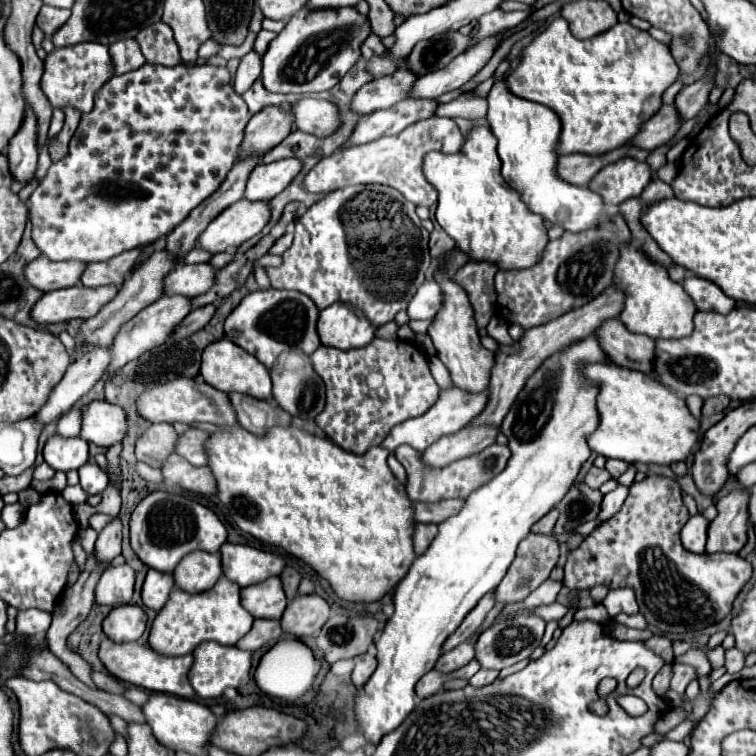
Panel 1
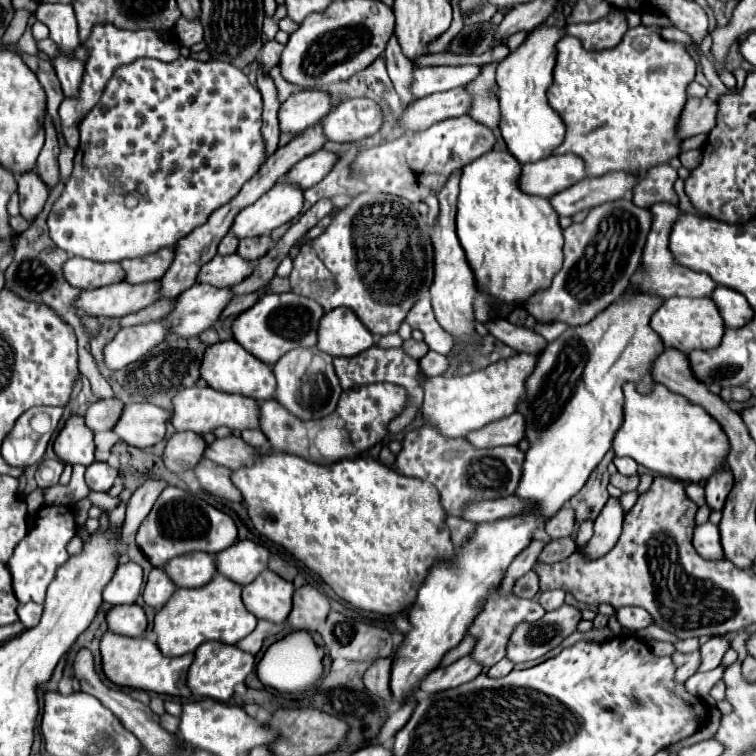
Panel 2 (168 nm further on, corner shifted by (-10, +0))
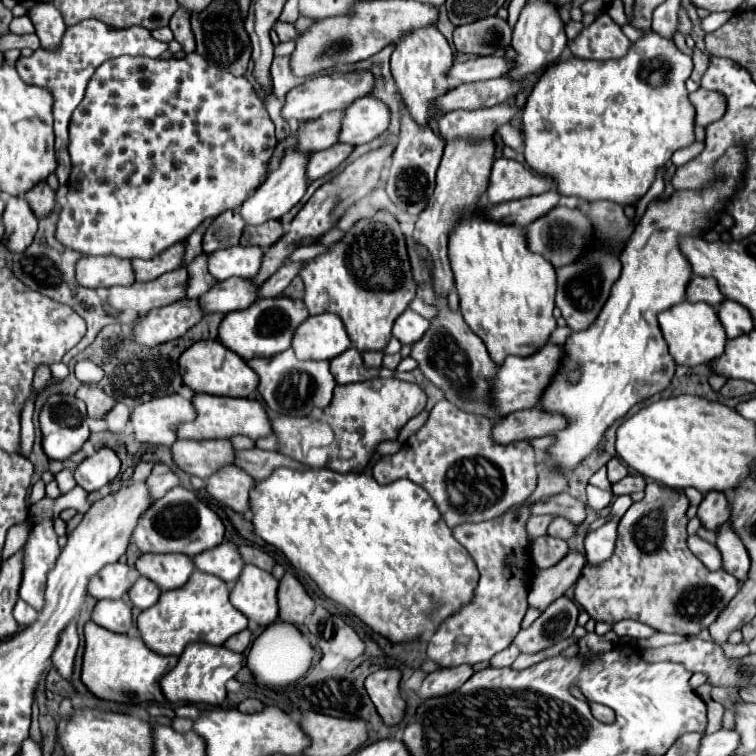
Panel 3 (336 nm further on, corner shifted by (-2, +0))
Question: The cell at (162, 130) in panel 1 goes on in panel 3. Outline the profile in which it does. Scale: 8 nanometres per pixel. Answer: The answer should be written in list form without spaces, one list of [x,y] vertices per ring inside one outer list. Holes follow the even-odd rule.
[[[190,53],[182,59],[152,59],[152,57],[130,57],[122,55],[116,59],[106,61],[102,67],[98,67],[96,75],[90,79],[86,95],[80,103],[80,107],[74,111],[70,121],[70,161],[72,161],[72,173],[68,181],[68,195],[66,205],[60,211],[58,225],[56,225],[56,239],[82,255],[114,255],[120,259],[152,259],[166,247],[184,241],[204,219],[216,217],[228,209],[238,209],[252,191],[256,191],[258,185],[266,179],[268,173],[268,159],[272,157],[272,151],[276,147],[274,137],[274,123],[268,117],[268,111],[260,97],[256,95],[256,89],[244,79],[234,77],[232,73],[224,71],[222,67],[210,65],[206,59],[202,59],[198,53]]]

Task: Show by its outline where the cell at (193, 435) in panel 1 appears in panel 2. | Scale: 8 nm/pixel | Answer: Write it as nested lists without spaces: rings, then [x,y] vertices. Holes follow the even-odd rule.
[[[232,435],[232,437],[216,439],[214,443],[210,443],[204,457],[216,461],[218,465],[236,469],[236,467],[242,467],[244,463],[252,463],[252,459],[256,459],[256,447],[244,443],[244,439],[240,435]]]

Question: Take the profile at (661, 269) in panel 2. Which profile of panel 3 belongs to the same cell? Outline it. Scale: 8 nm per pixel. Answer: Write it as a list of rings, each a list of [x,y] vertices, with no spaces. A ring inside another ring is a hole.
[[[692,275],[690,283],[686,287],[686,301],[690,301],[690,303],[704,301],[704,303],[710,303],[712,307],[718,307],[724,301],[724,295],[720,293],[714,279]]]

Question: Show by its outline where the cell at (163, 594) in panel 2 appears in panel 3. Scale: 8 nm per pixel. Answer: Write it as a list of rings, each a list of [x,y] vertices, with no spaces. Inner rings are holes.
[[[138,577],[136,583],[128,591],[128,597],[130,597],[130,601],[132,601],[134,607],[138,607],[138,609],[144,611],[144,609],[152,607],[158,601],[160,587],[156,583],[152,583],[148,577]]]

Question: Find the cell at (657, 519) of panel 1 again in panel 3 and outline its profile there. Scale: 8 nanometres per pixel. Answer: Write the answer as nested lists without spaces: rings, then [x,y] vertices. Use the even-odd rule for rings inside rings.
[[[650,481],[646,485],[646,497],[632,503],[628,513],[618,525],[618,541],[610,559],[600,565],[586,565],[574,585],[574,601],[580,603],[588,615],[596,621],[616,623],[620,619],[636,619],[662,633],[678,633],[694,637],[702,629],[708,629],[718,615],[728,607],[732,597],[740,591],[740,583],[726,571],[710,571],[700,559],[696,559],[686,547],[686,509],[690,501],[682,491]]]

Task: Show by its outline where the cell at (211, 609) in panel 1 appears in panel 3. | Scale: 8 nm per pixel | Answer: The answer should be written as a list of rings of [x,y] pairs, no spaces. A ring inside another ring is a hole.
[[[196,571],[184,587],[162,591],[158,603],[140,613],[138,631],[142,641],[160,655],[182,655],[184,647],[194,641],[222,645],[228,637],[248,627],[248,619],[230,603],[228,595],[230,587],[222,579]]]

